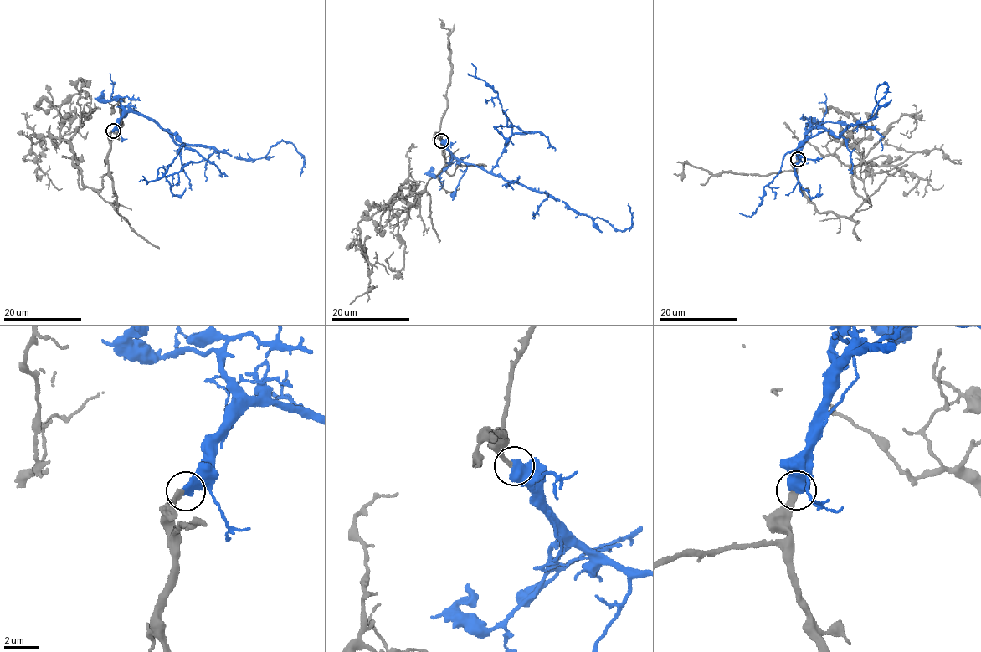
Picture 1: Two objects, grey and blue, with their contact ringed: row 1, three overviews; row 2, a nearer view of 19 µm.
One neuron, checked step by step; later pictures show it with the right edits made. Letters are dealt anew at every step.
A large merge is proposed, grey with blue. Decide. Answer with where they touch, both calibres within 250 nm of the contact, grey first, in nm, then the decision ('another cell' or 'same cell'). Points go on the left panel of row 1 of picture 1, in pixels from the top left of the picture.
place (113, 130); calibres 260 and 650 nm; same cell

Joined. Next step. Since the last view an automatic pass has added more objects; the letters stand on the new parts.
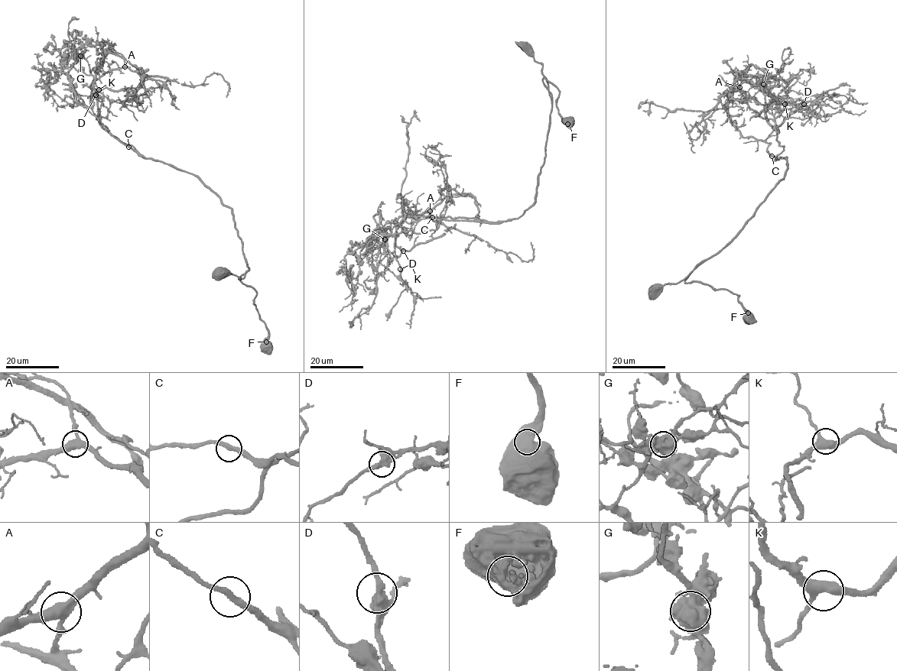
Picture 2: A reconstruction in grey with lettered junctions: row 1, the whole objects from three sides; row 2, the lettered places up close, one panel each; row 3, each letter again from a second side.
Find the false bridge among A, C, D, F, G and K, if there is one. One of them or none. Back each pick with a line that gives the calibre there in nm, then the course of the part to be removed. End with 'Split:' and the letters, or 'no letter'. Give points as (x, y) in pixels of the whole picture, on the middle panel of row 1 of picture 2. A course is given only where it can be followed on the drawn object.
G: calibre 950 nm; course (385, 240), (398, 257), (404, 230), (449, 216), (505, 221), (534, 201), (550, 95), (542, 65), (515, 41)
Split: G

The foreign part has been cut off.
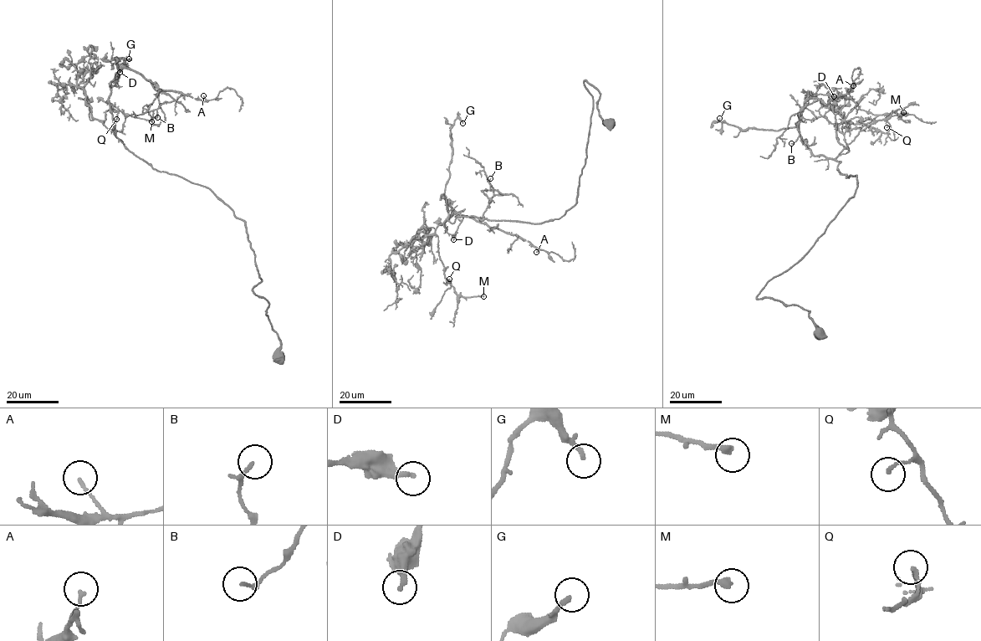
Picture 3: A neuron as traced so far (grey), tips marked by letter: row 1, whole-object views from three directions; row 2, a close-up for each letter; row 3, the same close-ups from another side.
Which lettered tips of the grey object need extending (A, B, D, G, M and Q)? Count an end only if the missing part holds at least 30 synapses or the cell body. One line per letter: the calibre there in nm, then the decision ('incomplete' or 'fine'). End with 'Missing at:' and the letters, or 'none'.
A: 140 nm | fine
B: 160 nm | fine
D: 240 nm | fine
G: 200 nm | fine
M: 280 nm | incomplete
Q: 130 nm | fine
Missing at: M

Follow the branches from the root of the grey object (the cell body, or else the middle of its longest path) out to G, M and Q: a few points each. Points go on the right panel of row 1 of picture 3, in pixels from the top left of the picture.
G: (850, 175), (846, 178), (839, 171), (840, 161), (813, 154), (797, 127), (741, 130), (715, 121), (719, 118)
M: (850, 175), (846, 178), (839, 171), (837, 166), (840, 161), (836, 159), (839, 153), (871, 124), (903, 112)
Q: (850, 175), (846, 178), (839, 171), (839, 153), (871, 124), (885, 119), (889, 124), (886, 127)

